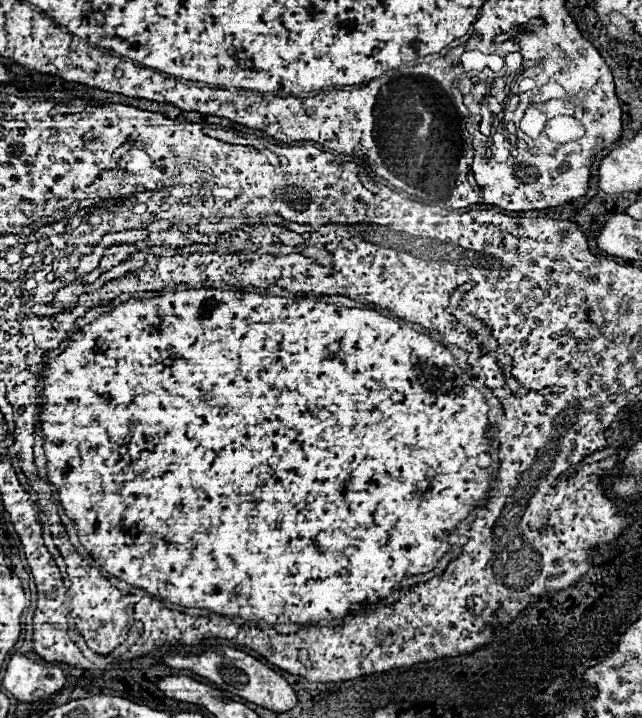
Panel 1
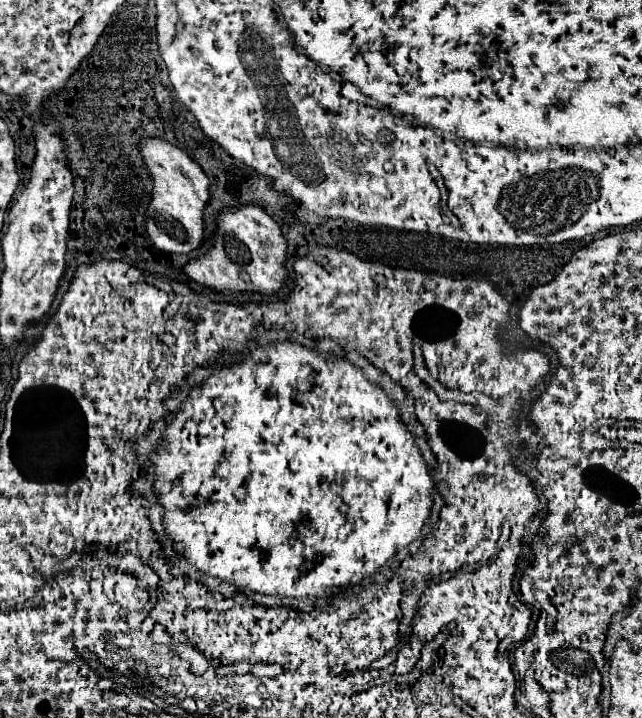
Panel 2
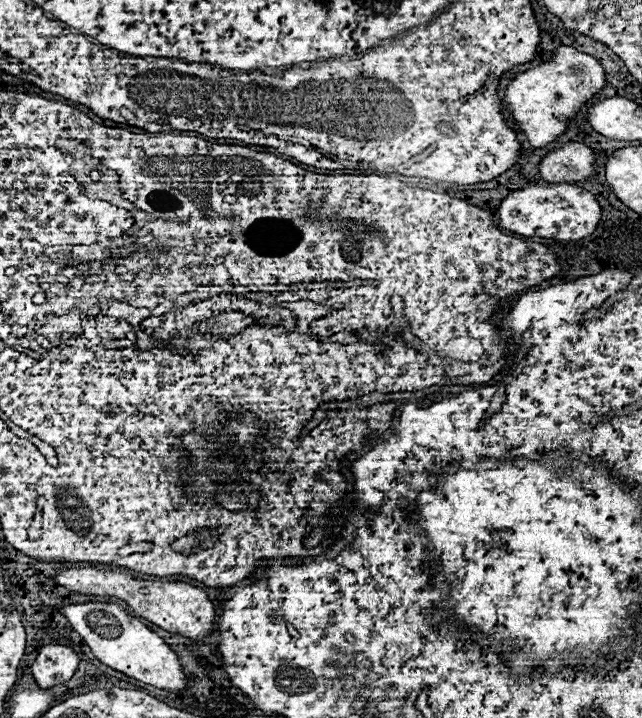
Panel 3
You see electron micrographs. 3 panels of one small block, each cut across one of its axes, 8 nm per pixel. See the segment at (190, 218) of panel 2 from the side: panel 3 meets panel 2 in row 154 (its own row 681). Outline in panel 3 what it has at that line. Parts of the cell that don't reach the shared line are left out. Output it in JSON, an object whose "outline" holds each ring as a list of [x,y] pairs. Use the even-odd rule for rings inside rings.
{"outline":[[[86,602],[86,604],[68,604],[60,610],[72,622],[74,630],[92,648],[92,654],[102,664],[160,690],[176,694],[186,690],[188,680],[176,652],[160,636],[156,636],[152,630],[148,630],[142,622],[138,622],[120,606],[106,602]]]}

